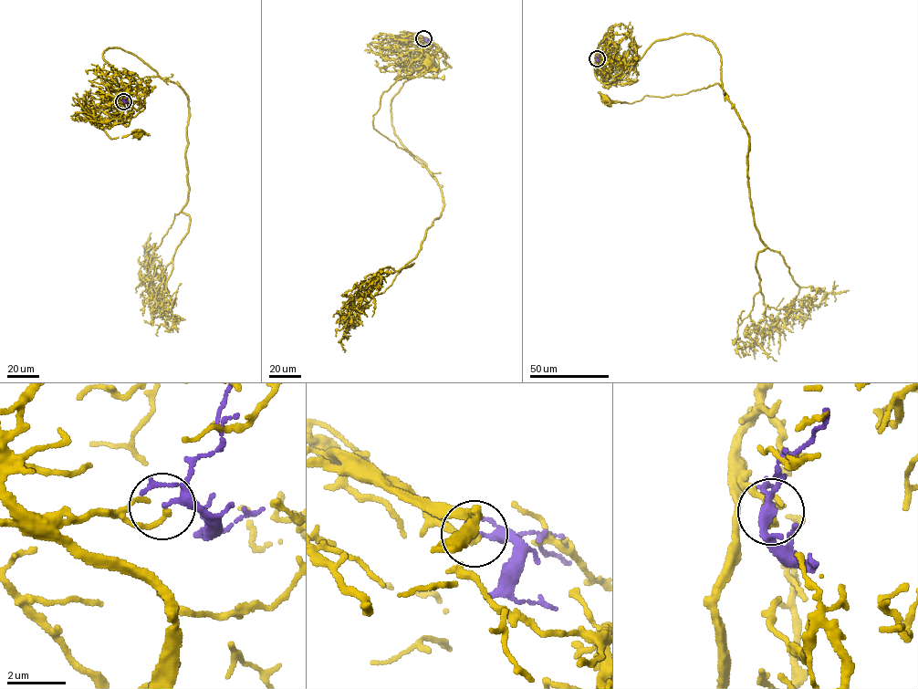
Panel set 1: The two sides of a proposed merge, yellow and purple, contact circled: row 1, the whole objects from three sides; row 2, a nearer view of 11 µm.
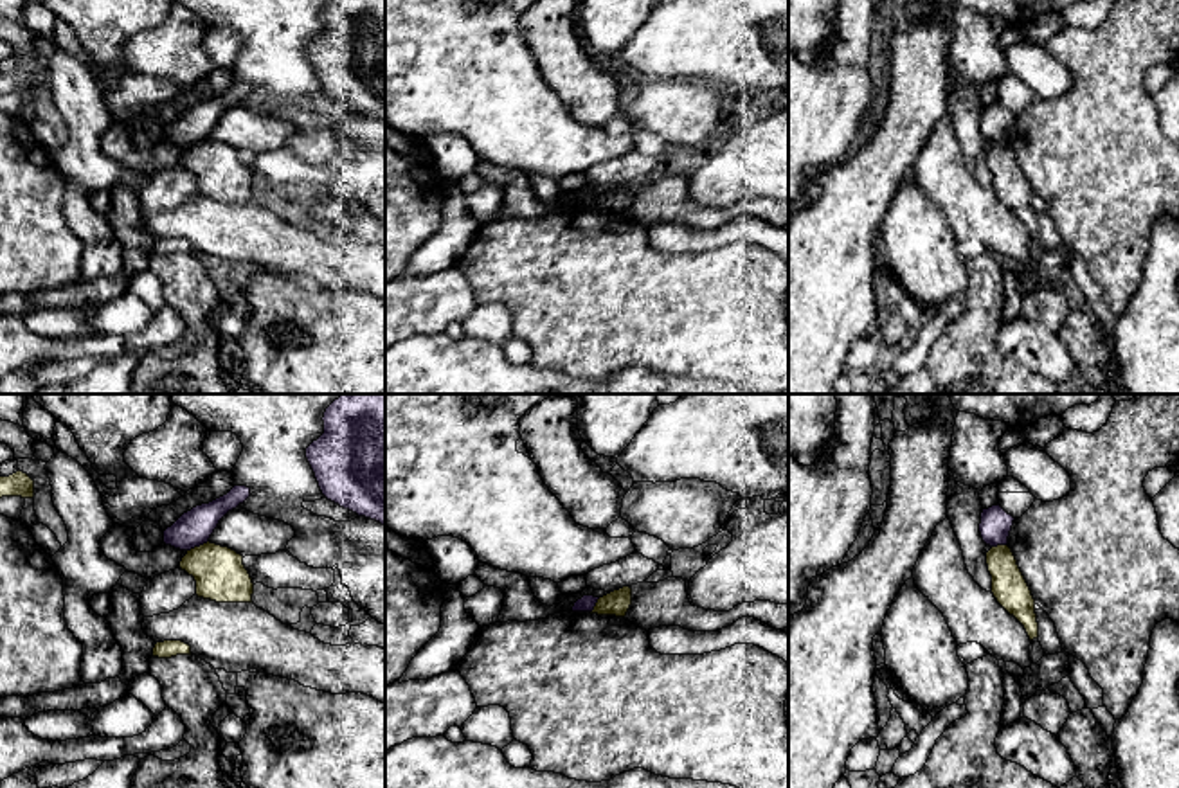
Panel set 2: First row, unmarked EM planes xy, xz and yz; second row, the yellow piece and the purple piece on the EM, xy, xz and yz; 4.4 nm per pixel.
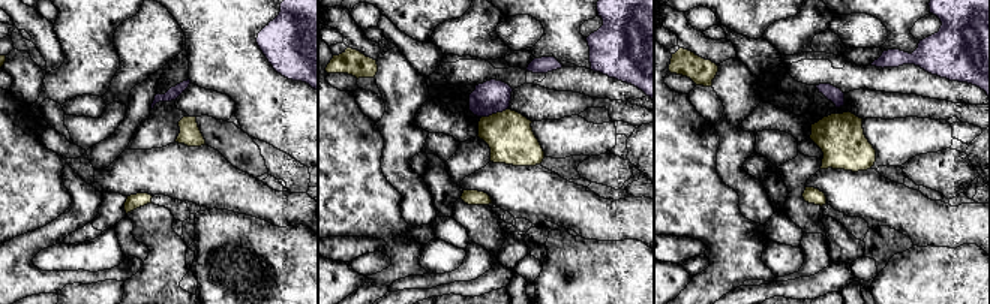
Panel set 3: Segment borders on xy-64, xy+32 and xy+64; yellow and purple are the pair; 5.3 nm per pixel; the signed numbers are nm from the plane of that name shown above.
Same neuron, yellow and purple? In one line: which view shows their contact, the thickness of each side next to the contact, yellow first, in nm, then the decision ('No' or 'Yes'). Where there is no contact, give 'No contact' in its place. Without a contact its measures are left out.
Touches yellow in xy. Thickness 220 nm (yellow) against 160 nm. No

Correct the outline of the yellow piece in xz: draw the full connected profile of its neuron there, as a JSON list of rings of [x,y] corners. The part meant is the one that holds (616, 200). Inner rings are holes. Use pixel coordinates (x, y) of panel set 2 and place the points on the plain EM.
[[[623,184],[598,196],[590,210],[625,214],[632,201],[632,185]]]

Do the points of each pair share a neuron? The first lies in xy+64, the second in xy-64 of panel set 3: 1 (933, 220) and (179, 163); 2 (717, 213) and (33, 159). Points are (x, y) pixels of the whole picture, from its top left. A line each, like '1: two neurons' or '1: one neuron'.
1: one neuron
2: one neuron

